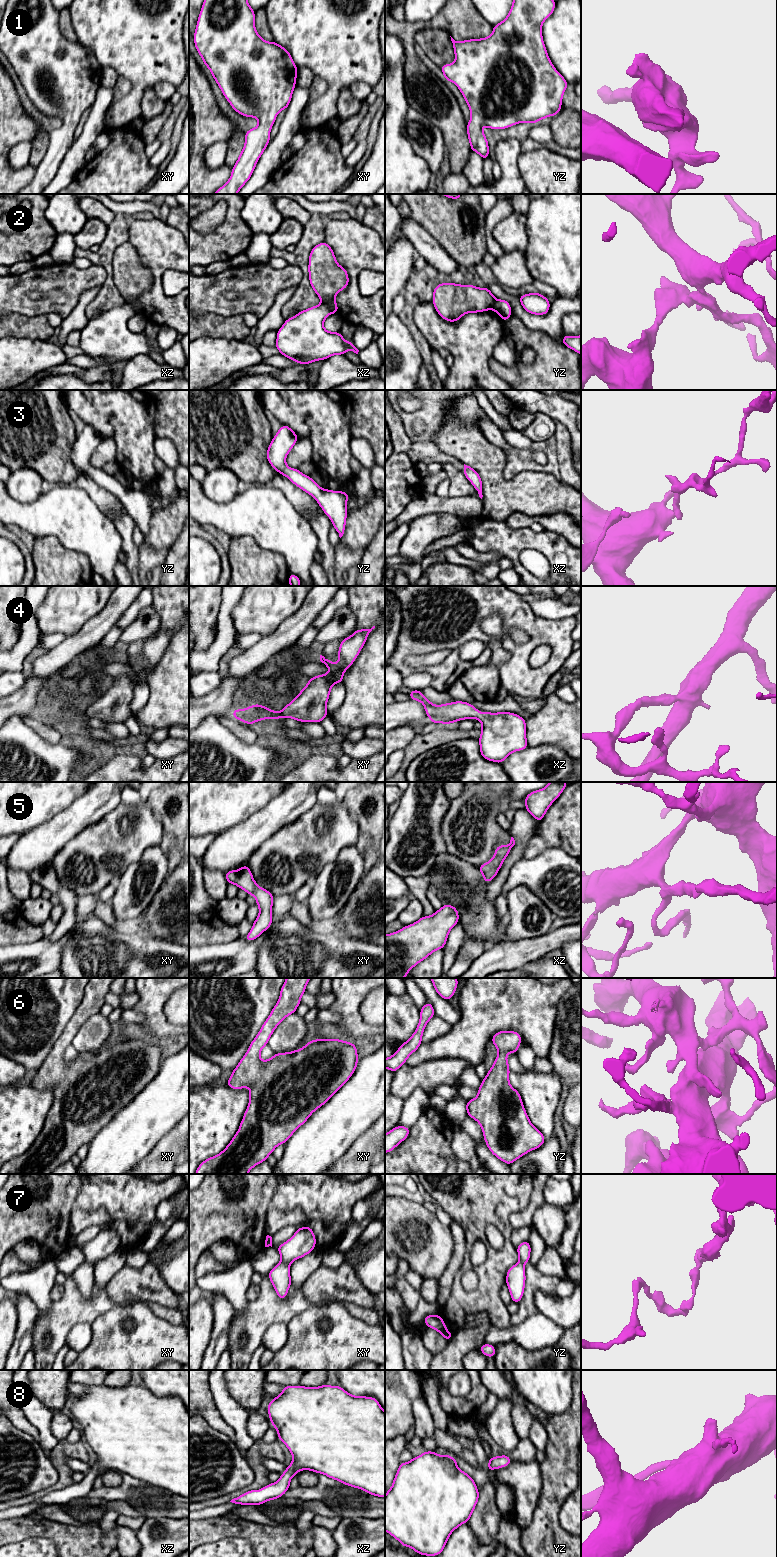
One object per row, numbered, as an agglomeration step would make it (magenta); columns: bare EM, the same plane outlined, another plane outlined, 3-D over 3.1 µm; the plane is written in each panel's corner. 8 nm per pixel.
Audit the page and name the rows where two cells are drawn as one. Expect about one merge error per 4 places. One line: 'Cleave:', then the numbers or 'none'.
Cleave: 2, 7

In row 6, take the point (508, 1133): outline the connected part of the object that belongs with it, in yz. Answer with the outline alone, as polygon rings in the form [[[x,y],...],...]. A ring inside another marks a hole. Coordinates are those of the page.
[[[517,1031],[493,1035],[498,1055],[477,1097],[466,1102],[466,1113],[480,1124],[488,1149],[508,1165],[541,1147],[546,1139],[529,1120],[520,1093],[509,1082],[507,1053],[516,1054],[521,1041]]]

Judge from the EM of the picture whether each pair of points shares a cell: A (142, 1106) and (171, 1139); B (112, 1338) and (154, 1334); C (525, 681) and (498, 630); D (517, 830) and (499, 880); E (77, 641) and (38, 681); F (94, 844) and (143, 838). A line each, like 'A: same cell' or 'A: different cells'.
A: different cells
B: same cell
C: different cells
D: same cell
E: different cells
F: same cell

